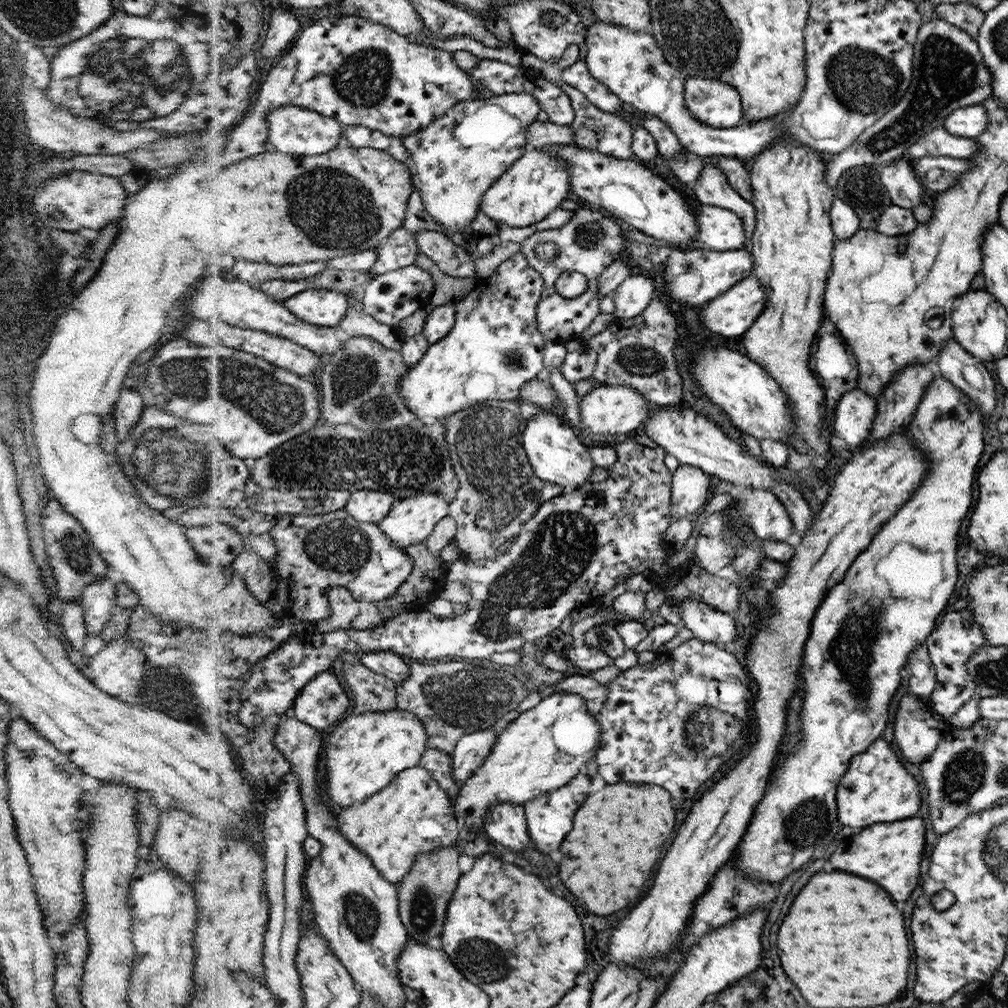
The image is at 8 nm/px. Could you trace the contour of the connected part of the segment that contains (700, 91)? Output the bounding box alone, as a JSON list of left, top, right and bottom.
[684,77,744,129]

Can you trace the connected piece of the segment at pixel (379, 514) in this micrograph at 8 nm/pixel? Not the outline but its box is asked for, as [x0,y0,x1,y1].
[347,491,397,523]

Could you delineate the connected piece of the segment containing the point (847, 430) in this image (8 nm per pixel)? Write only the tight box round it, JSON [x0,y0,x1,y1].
[833,389,876,448]

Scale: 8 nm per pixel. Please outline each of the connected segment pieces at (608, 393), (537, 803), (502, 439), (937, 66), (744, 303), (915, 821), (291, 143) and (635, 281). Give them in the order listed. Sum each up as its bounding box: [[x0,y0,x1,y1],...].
[[580,385,650,441],[522,774,590,855],[443,400,565,560],[826,20,993,193],[702,275,766,337],[830,818,924,902],[268,106,346,156],[612,274,658,319]]

